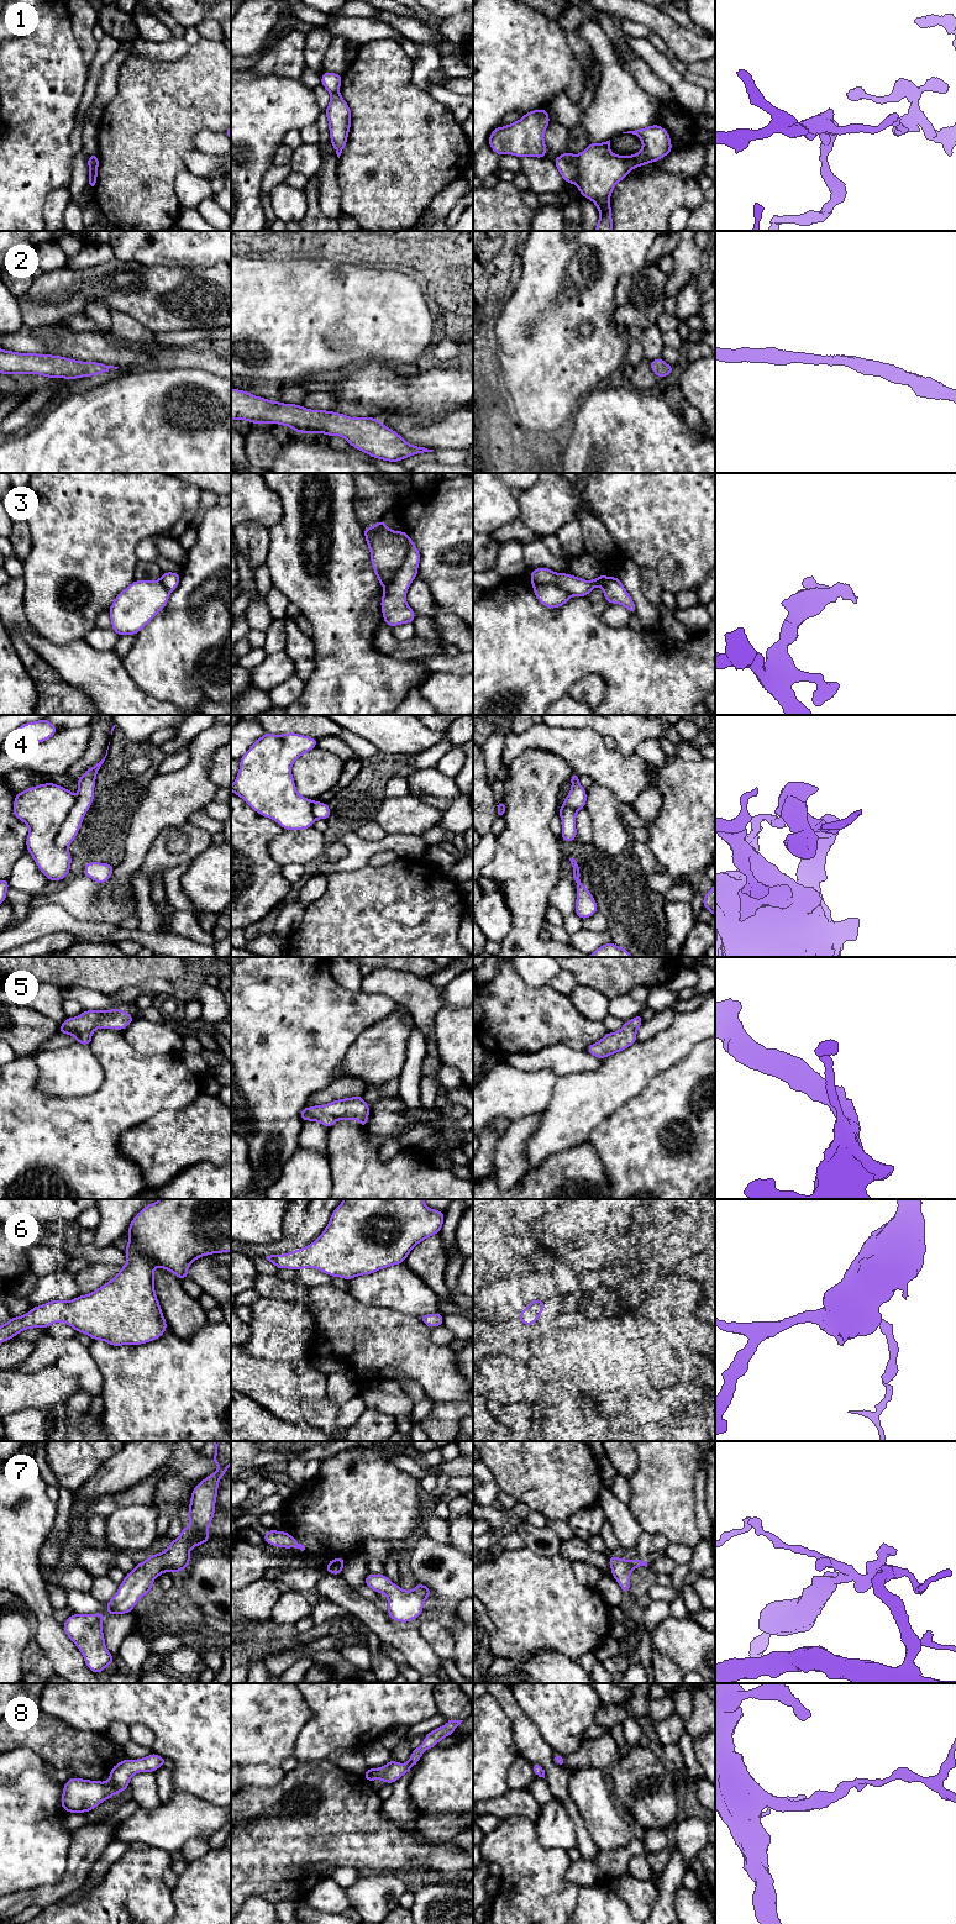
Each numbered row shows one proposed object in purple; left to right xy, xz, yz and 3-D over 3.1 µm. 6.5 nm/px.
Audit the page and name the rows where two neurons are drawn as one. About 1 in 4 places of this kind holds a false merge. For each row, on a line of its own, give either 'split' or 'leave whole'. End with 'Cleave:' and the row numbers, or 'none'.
1: split
2: leave whole
3: leave whole
4: leave whole
5: leave whole
6: leave whole
7: leave whole
8: leave whole
Cleave: 1

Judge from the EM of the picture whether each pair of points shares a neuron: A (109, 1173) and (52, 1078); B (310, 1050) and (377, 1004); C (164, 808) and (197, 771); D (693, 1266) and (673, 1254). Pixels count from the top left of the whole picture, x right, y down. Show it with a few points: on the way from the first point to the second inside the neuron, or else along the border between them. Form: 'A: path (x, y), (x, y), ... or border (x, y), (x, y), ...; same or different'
A: border (37, 1084), (45, 1093), (62, 1098), (92, 1094); different
B: path (326, 1034), (346, 1014), (361, 1012); same
C: path (173, 799), (193, 779); same
D: border (702, 1250), (675, 1261), (665, 1270); different

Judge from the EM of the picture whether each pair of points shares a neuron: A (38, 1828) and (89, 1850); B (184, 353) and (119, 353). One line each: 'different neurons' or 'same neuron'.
A: different neurons
B: same neuron

